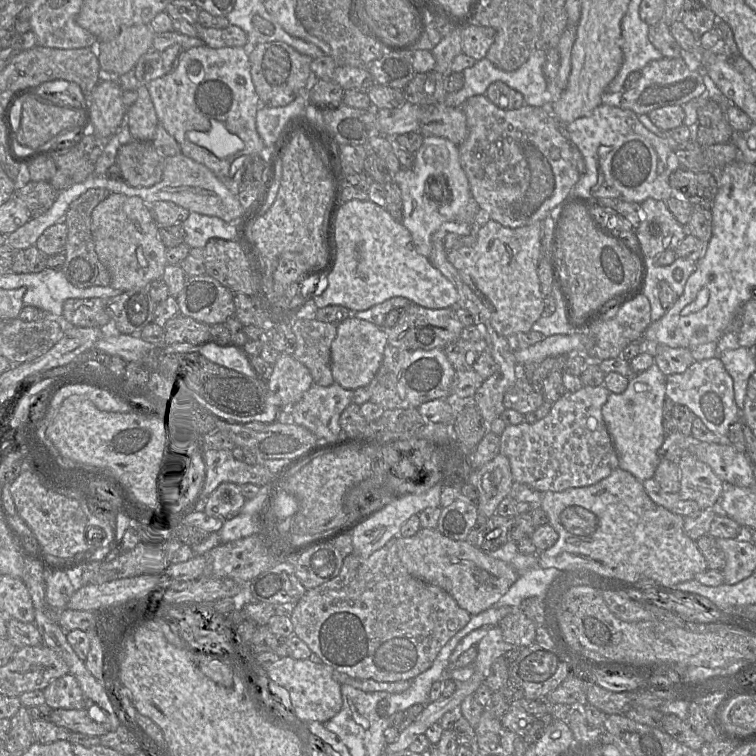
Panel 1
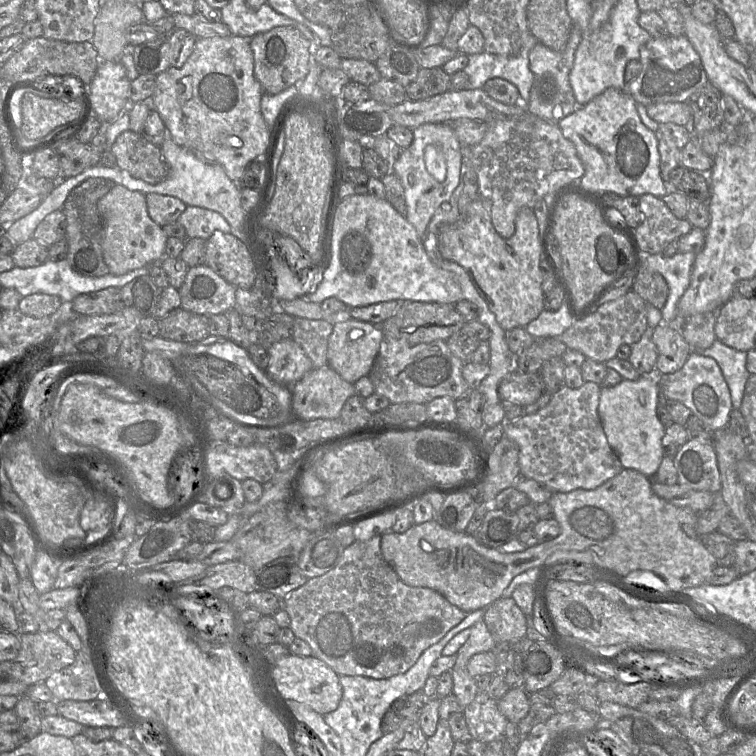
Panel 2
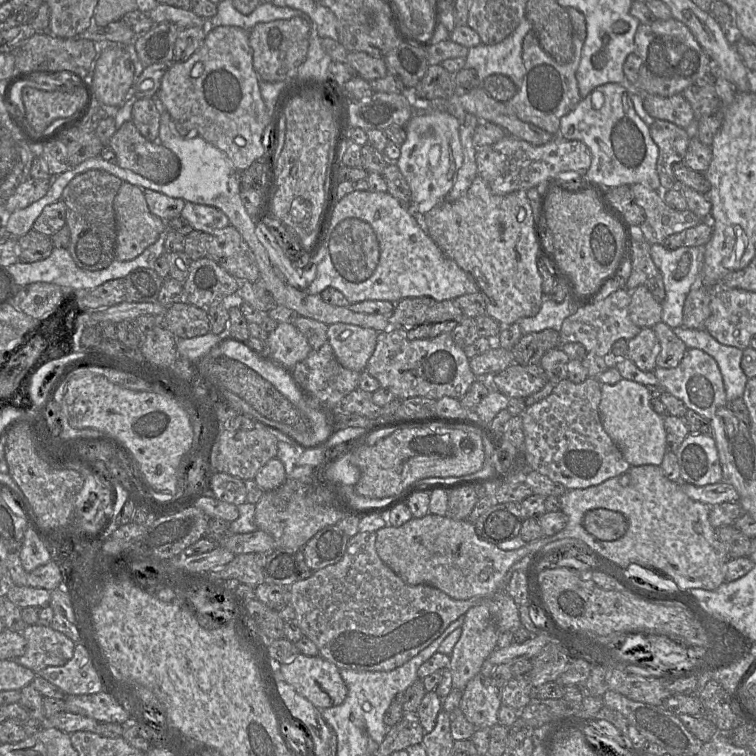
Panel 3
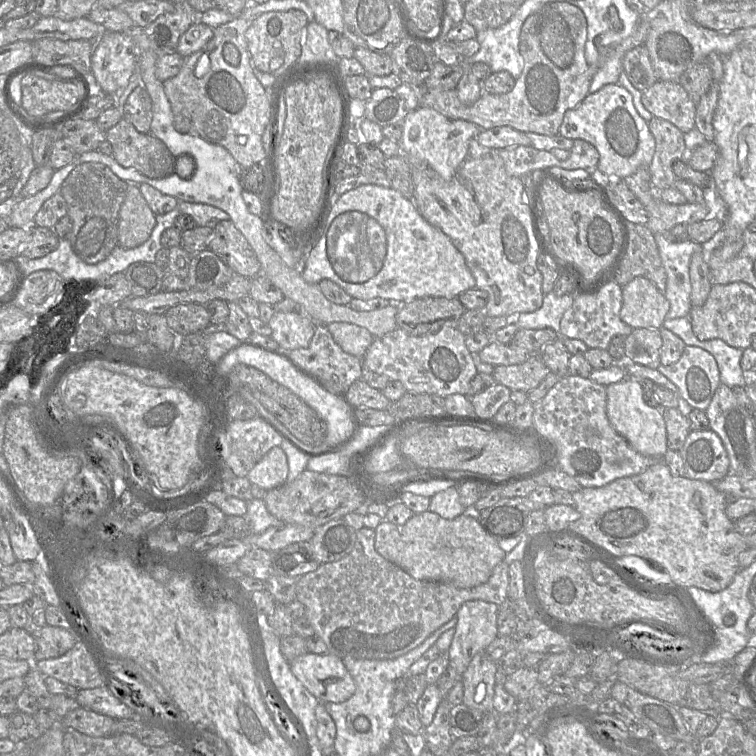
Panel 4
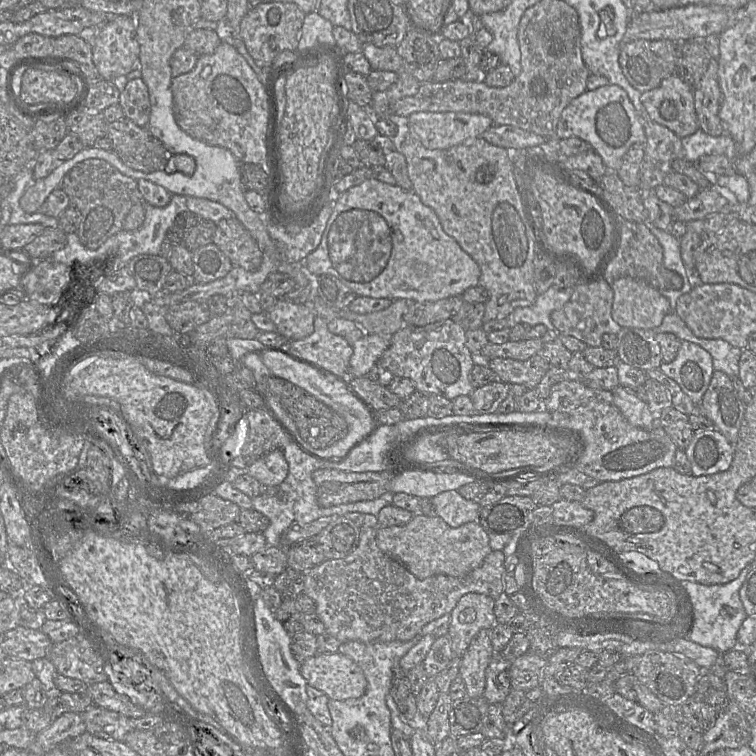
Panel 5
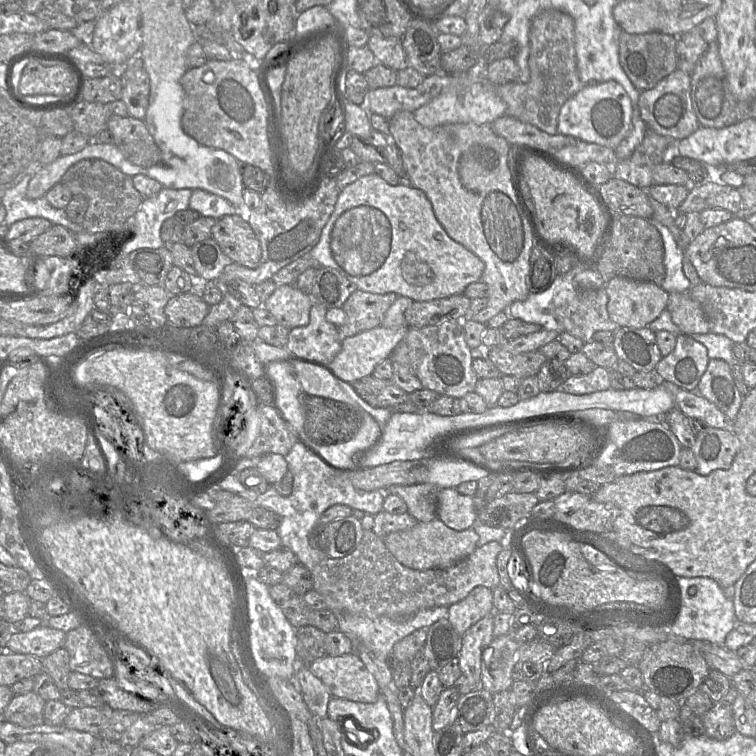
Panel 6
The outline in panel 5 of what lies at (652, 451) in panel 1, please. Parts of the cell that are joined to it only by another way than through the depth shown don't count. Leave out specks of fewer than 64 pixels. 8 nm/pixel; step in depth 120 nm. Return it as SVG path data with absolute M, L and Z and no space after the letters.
M617 386L612 391L612 397L616 407L631 425L647 431L659 427L655 410L624 387Z

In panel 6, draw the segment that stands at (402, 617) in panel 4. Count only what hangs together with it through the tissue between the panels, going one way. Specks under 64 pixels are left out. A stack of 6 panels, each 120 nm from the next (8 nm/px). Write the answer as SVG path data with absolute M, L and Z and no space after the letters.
M364 530L359 545L351 554L342 558L325 558L311 570L313 589L324 597L326 608L332 611L345 611L366 617L386 616L402 621L422 609L449 607L464 599L477 586L491 590L496 588L500 584L496 562L502 550L500 542L491 541L478 546L474 552L451 567L415 570L400 563L388 550L383 538L372 530Z

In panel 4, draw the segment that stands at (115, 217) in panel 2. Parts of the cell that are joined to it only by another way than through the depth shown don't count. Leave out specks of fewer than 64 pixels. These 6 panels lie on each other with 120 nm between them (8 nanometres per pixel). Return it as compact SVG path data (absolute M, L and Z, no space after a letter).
M128 183L118 214L118 246L131 249L143 244L156 224L155 216L142 196L138 184Z

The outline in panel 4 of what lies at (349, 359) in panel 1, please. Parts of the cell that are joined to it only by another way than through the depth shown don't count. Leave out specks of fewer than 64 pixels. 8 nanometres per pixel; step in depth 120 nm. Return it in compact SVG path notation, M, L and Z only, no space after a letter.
M334 322L327 325L327 328L342 350L357 358L363 359L374 340L366 328L352 323Z

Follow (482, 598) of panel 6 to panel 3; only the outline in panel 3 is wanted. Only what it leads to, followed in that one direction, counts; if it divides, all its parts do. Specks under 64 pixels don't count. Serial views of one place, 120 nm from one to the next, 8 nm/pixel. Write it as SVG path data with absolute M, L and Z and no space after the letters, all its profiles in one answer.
M486 605L468 609L461 626L461 637L450 657L453 688L463 691L478 673L488 656L497 648L498 629Z

